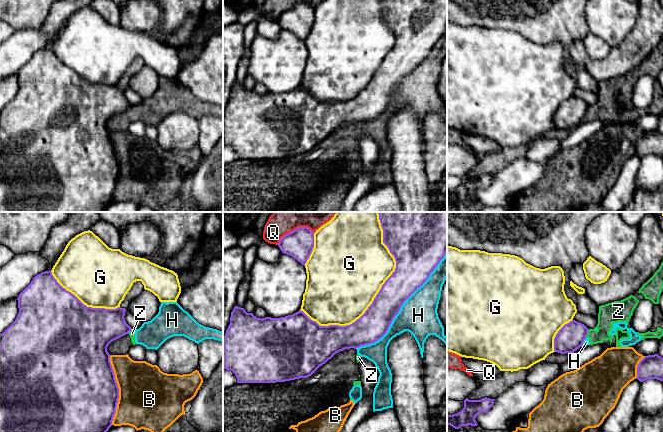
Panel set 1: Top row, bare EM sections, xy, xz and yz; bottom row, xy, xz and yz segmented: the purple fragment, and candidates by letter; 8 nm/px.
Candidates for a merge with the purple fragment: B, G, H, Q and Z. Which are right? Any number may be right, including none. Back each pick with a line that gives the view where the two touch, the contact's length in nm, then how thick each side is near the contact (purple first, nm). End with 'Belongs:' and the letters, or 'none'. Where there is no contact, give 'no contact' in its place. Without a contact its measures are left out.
Belongs: none

